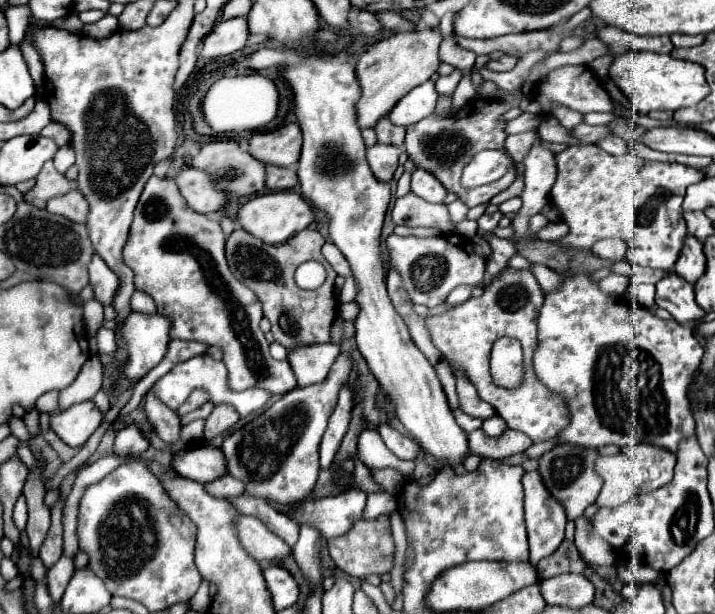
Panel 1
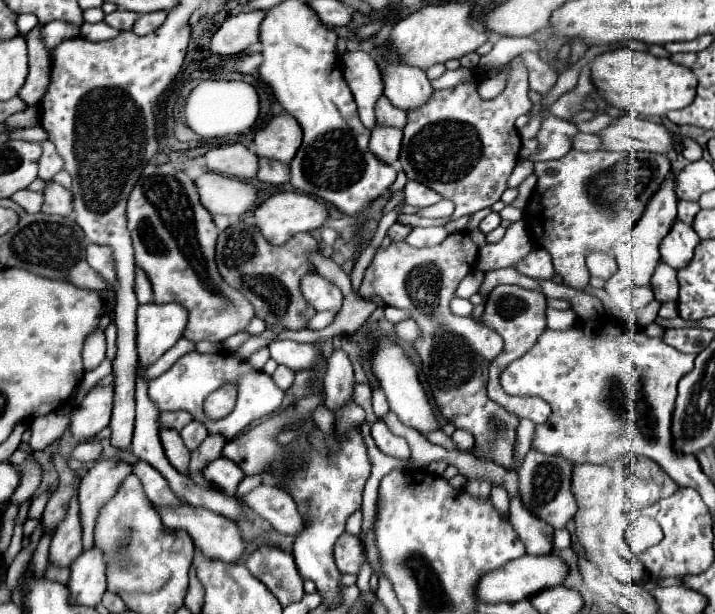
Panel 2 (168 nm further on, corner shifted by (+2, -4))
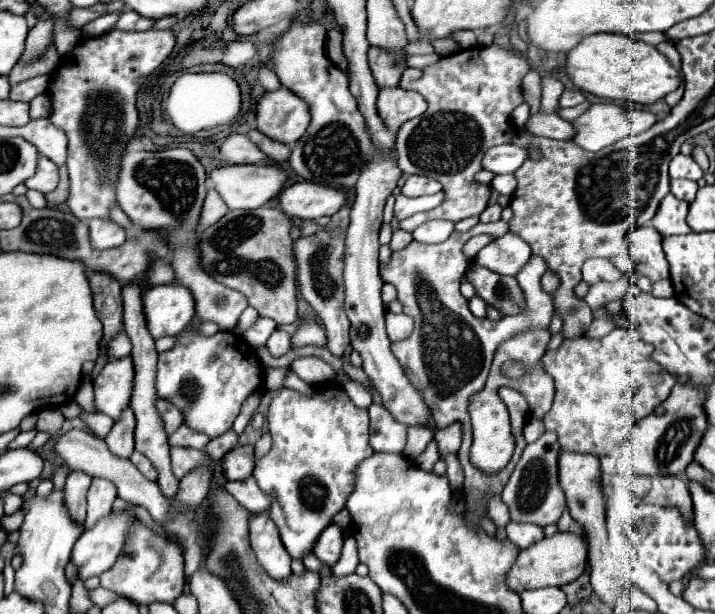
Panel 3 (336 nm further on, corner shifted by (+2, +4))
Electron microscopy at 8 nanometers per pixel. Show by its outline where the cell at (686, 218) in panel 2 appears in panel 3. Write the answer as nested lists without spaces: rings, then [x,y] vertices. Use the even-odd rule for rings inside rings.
[[[671,179],[671,193],[677,199],[685,199],[687,203],[691,203],[693,195],[697,193],[697,183],[689,179]]]

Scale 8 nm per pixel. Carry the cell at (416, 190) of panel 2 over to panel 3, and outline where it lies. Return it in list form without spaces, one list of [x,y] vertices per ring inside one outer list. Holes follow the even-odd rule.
[[[409,175],[401,193],[407,197],[421,197],[421,195],[433,195],[439,193],[441,185],[429,177],[421,177],[421,175]]]

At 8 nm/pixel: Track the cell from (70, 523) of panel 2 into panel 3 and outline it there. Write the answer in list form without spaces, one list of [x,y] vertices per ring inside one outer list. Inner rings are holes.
[[[71,471],[65,483],[65,505],[69,509],[69,515],[77,521],[83,523],[85,521],[85,495],[87,489],[91,485],[93,477],[85,475],[83,471]]]

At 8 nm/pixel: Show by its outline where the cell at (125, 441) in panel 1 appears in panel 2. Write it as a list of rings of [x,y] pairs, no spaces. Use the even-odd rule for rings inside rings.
[[[117,459],[97,461],[79,485],[79,505],[81,505],[81,527],[83,527],[83,551],[93,547],[93,527],[97,511],[107,503],[121,481],[133,471],[133,465]]]

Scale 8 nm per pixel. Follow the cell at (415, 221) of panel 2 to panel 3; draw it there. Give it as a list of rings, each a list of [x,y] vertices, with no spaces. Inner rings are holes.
[[[499,45],[463,49],[425,69],[407,67],[399,85],[421,93],[427,101],[427,111],[409,119],[397,131],[397,163],[403,173],[423,173],[443,185],[445,201],[425,213],[417,213],[401,221],[401,229],[413,231],[431,219],[461,221],[481,215],[487,207],[491,189],[477,183],[473,177],[481,169],[481,157],[495,145],[509,143],[517,135],[511,111],[523,103],[521,79],[531,65],[525,57],[507,51]]]

